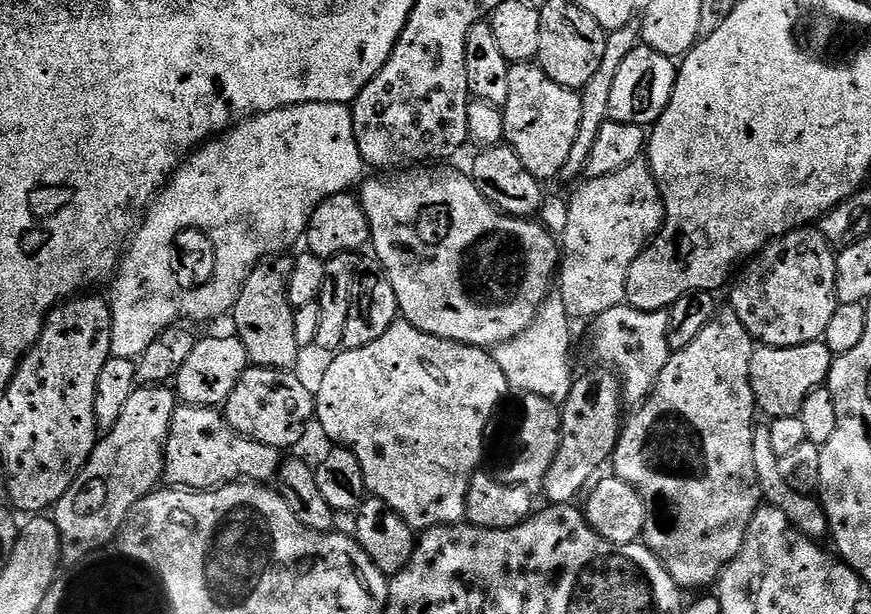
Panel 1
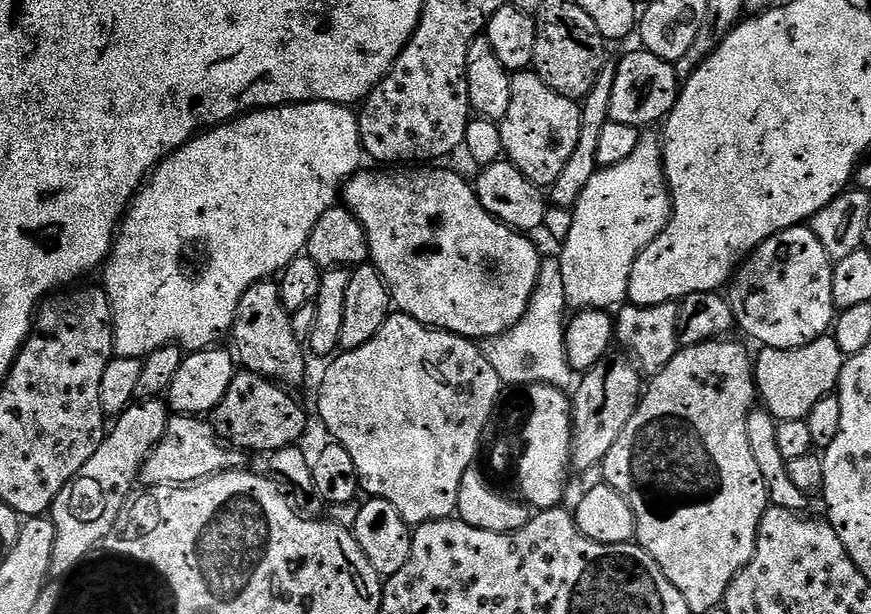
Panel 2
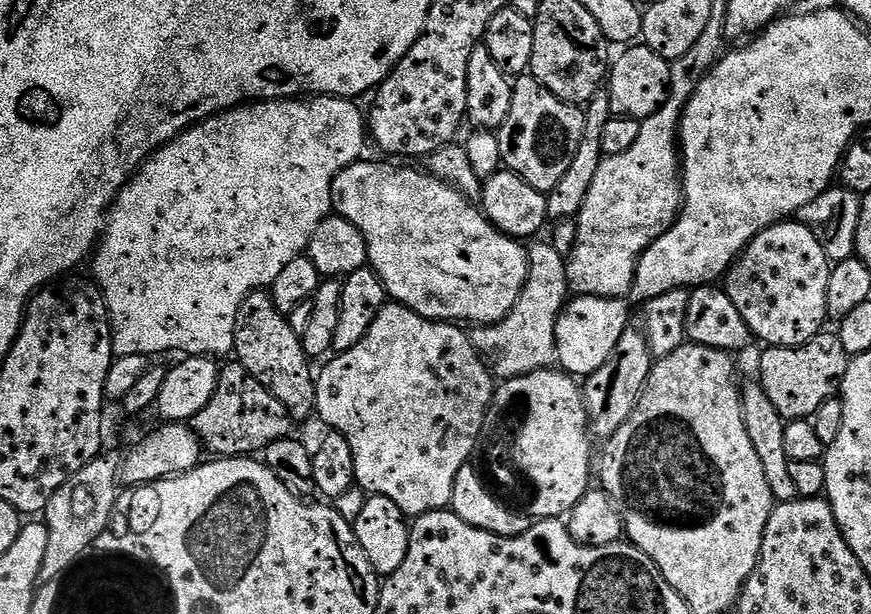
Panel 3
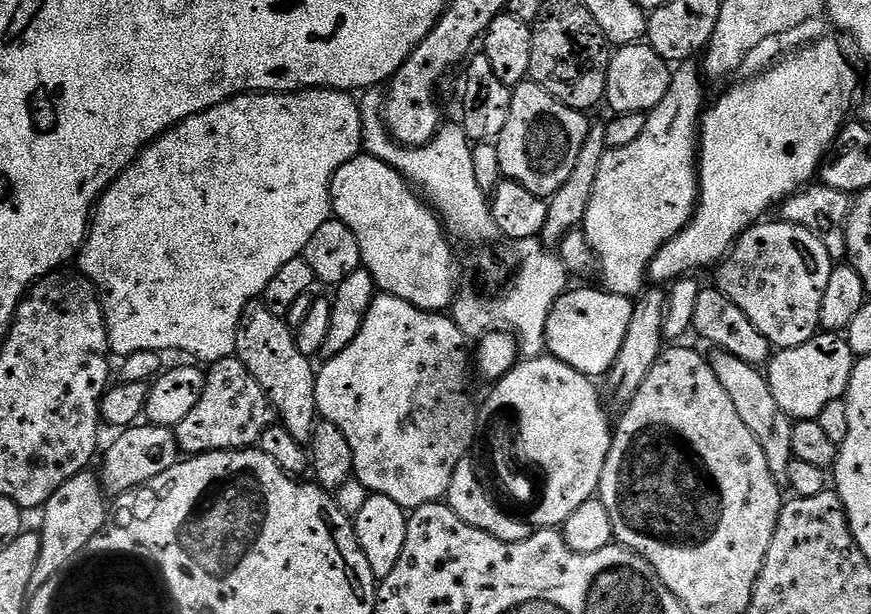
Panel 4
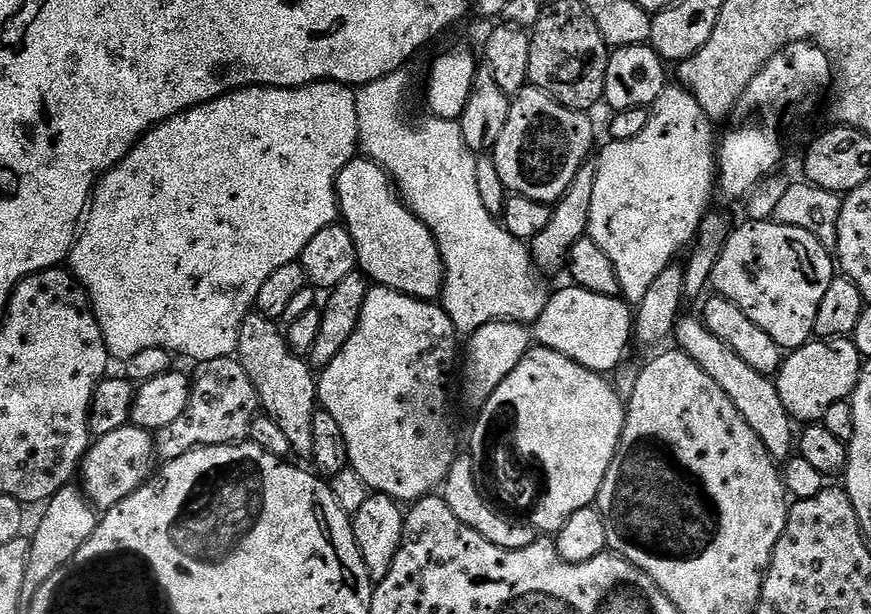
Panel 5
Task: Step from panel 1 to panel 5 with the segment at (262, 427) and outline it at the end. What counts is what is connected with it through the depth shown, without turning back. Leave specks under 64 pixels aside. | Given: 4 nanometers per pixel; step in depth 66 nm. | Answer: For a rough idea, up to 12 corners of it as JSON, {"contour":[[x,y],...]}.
{"contour":[[239,359],[202,360],[182,418],[158,433],[167,462],[247,441],[261,415]]}

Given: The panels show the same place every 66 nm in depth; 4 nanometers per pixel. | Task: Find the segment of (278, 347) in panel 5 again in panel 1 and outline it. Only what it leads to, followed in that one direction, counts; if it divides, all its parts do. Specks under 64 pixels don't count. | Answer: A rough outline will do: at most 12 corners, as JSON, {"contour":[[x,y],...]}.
{"contour":[[267,256],[230,320],[257,368],[302,356],[288,301],[293,257]]}

